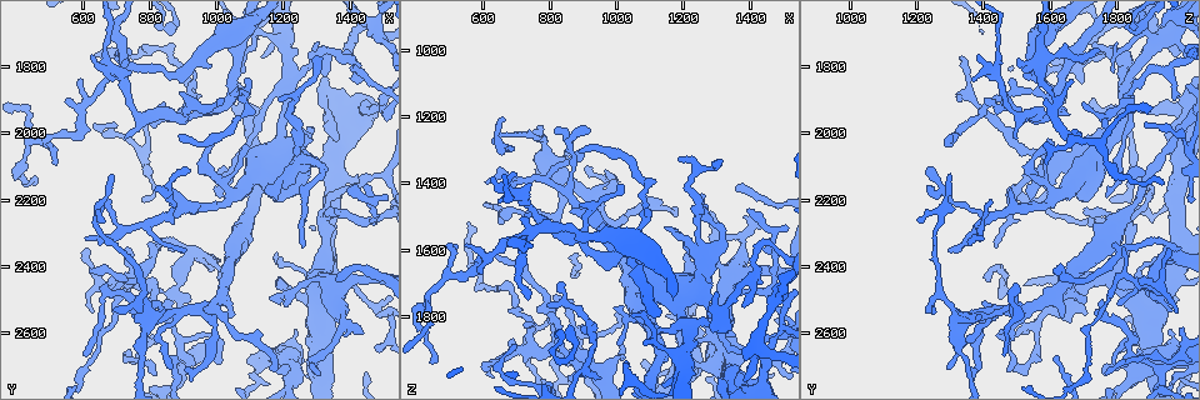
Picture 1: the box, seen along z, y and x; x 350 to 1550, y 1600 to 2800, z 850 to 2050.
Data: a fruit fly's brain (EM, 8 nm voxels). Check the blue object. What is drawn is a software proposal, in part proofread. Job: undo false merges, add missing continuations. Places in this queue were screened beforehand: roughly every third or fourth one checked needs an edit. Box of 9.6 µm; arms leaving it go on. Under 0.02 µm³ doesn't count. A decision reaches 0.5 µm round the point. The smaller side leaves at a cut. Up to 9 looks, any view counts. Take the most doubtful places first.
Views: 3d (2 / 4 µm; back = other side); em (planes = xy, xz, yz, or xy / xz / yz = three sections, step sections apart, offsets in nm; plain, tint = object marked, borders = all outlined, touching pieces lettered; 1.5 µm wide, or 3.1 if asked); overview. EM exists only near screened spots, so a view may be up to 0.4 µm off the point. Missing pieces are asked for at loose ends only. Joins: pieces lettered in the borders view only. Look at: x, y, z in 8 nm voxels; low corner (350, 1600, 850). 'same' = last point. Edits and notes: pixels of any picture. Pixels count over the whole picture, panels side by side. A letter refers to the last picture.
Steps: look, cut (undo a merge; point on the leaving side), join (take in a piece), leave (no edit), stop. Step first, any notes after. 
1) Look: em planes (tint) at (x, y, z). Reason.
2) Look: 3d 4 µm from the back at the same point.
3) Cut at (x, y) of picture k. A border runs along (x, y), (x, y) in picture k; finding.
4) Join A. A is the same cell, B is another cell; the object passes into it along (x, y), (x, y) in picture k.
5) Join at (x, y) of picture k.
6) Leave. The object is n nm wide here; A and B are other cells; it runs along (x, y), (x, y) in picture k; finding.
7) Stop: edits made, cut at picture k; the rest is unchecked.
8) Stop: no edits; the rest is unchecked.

Look: em yz step 4 (tint) at (1310, 1770, 1340). Tapers out.

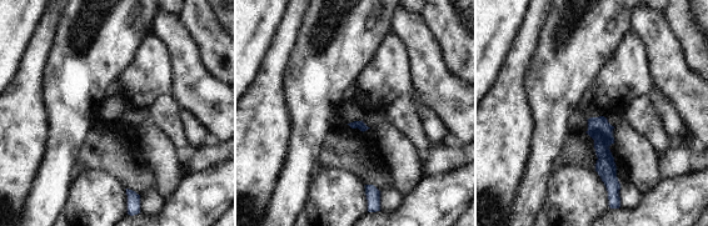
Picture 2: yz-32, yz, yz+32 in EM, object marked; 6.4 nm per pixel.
Look: em planes (borders) at the same point. Another direction.

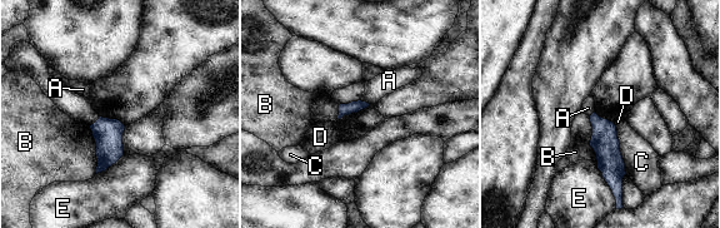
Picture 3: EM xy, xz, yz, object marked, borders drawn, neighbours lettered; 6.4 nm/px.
Leave. The longest contact is with C, 320 nm; A, B, C, D and E are other cells; none of them fits.

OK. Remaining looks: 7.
Look: em xy step 8 (tint) at (1330, 2270, 1840). Abrupt turn.

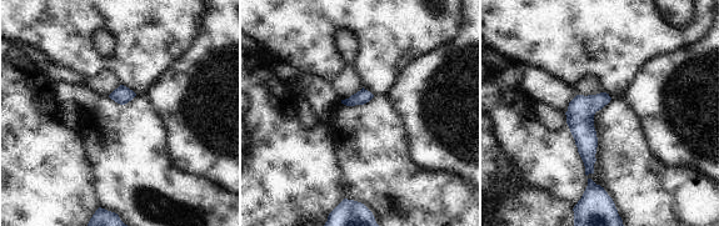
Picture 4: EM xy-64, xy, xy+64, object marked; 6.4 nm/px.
Look: em planes (tint) at the same point.

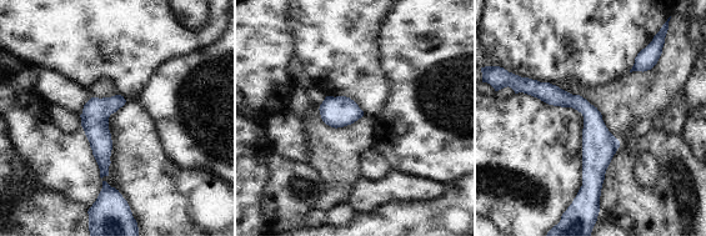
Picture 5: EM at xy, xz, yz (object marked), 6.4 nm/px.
Look: em planes (borders) at the same point.

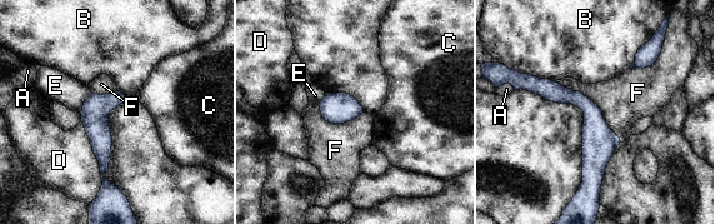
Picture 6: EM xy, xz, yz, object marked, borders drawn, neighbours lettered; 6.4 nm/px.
Leave. The object is 180 nm wide here; A, B, C, D, E and F are other cells; one neuron here.

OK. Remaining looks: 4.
Look: 3d 4 µm from the back at (890, 2460, 1920). Abrupt turn.

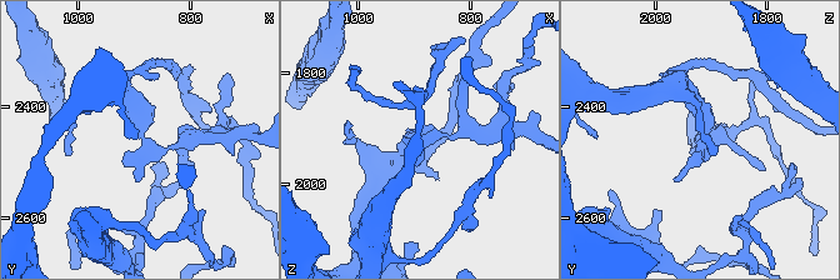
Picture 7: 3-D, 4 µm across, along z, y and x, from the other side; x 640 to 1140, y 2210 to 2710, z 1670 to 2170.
Look: em planes (borders) at (890, 2455, 1915). Shape alone is not enough.

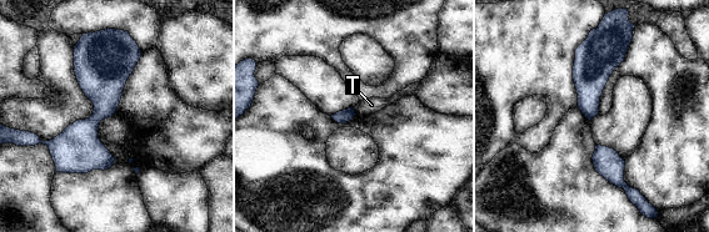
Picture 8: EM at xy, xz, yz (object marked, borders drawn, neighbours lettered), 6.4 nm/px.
Leave. The object is 80 nm wide here; T is another cell; a border runs along (353, 107), (357, 114) in picture 8; one neuron here.

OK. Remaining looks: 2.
Look: em planes (borders) at (460, 2160, 1930). Branch stops here.

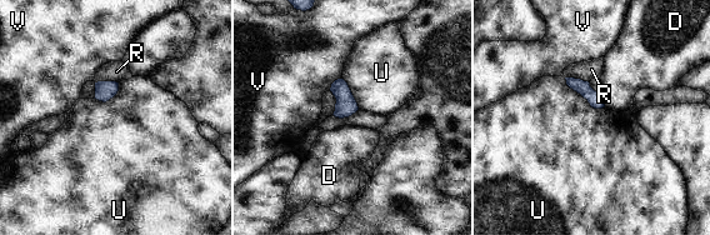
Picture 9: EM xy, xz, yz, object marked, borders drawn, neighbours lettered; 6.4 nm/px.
Leave. The longest contact is with U, 320 nm; D, R, U and V are other cells; a border runs along (564, 78), (591, 106), (604, 108) in picture 9; none of them fits.

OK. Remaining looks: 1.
Stop: no edits; the rest is unchecked.

